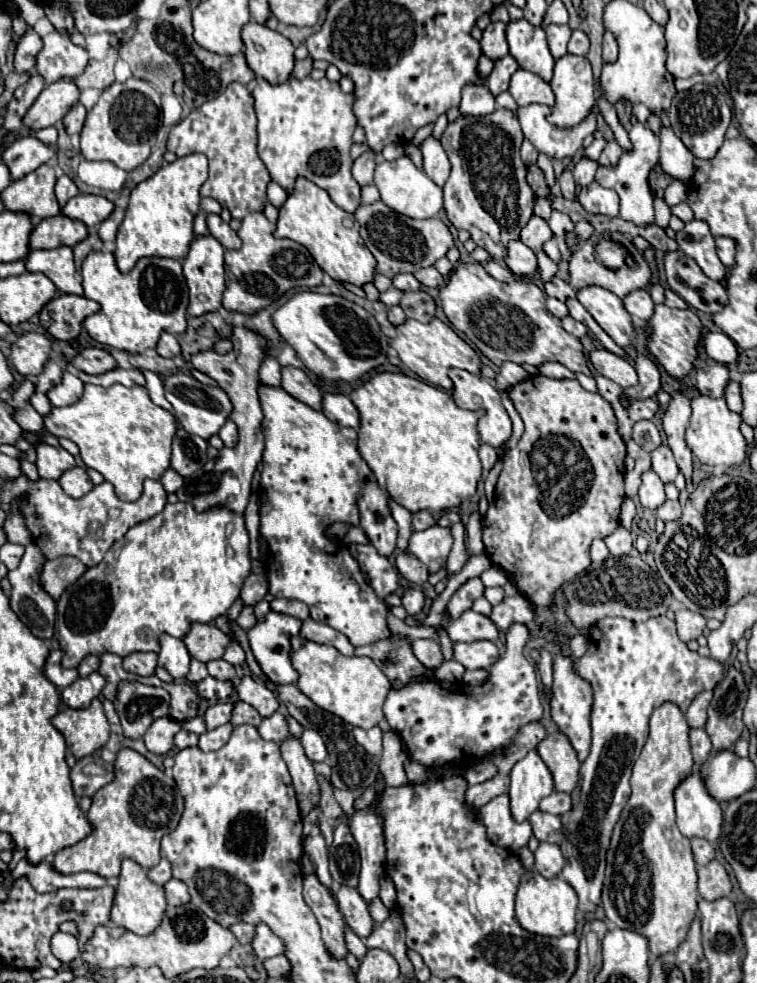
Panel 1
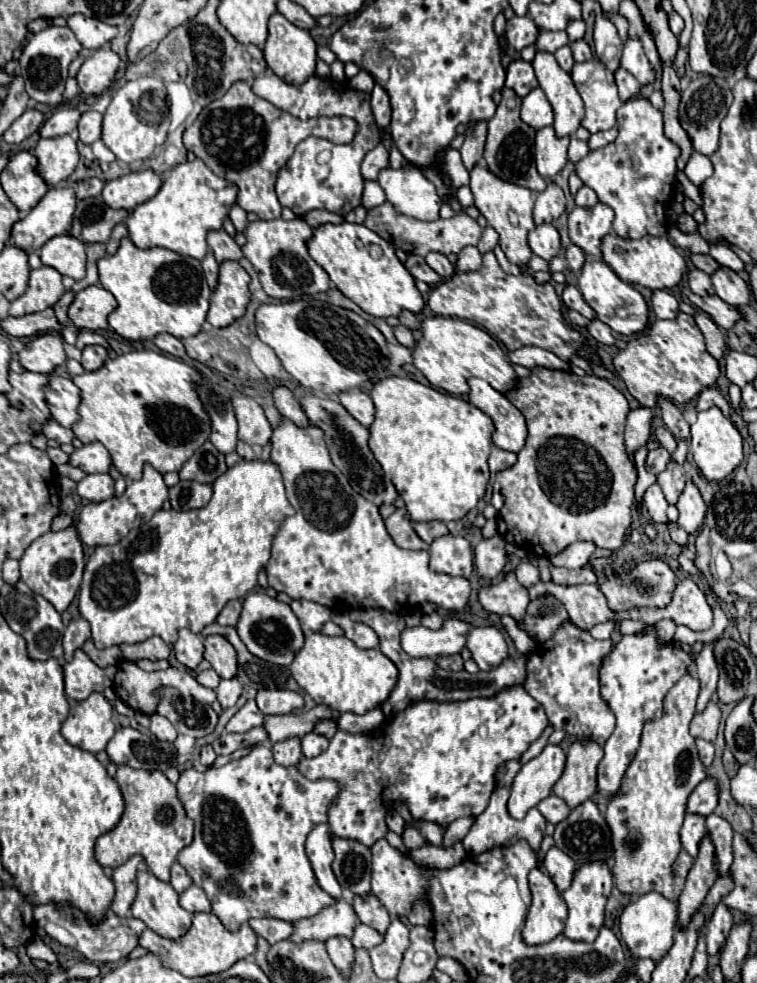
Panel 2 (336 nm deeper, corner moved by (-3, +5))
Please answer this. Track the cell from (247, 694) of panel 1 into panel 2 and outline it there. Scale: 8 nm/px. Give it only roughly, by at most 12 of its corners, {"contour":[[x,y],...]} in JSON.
{"contour":[[260,690],[264,714],[290,714],[306,704],[300,692]]}

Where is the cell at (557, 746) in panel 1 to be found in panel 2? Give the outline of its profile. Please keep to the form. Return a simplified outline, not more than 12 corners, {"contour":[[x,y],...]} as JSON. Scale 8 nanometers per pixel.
{"contour":[[592,740],[570,746],[554,794],[570,808],[592,798],[604,750]]}

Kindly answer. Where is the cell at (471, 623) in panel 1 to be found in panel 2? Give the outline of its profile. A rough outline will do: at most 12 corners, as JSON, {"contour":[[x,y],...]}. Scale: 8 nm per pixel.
{"contour":[[446,618],[440,630],[404,628],[402,648],[436,660],[462,652],[470,626]]}

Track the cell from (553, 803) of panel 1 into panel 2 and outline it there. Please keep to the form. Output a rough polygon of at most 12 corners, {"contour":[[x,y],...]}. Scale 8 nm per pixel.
{"contour":[[550,794],[536,808],[552,824],[570,814],[562,798]]}

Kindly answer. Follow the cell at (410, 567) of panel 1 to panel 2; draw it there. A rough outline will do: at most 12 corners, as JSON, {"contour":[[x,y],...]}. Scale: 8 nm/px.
{"contour":[[404,508],[384,520],[390,538],[400,548],[428,550]]}

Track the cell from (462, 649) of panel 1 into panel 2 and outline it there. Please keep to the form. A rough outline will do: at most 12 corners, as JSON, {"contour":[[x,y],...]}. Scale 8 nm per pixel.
{"contour":[[494,626],[470,630],[466,648],[480,670],[508,658]]}

